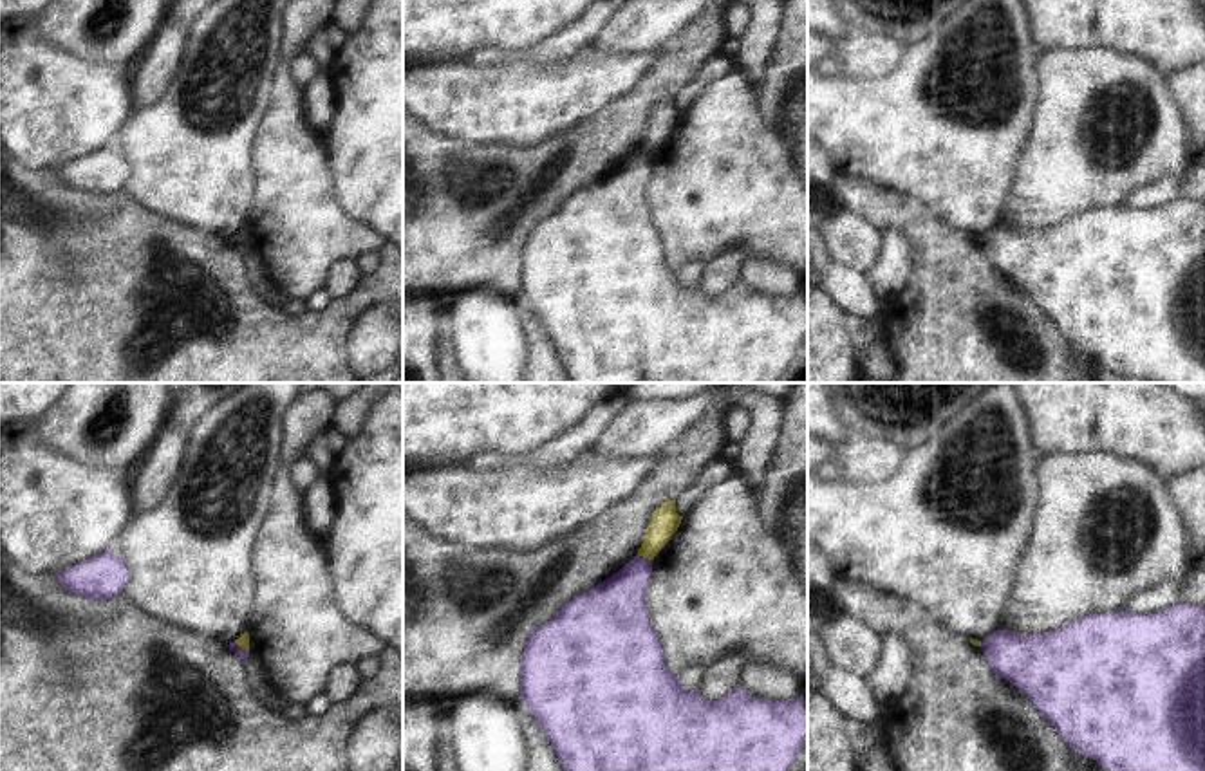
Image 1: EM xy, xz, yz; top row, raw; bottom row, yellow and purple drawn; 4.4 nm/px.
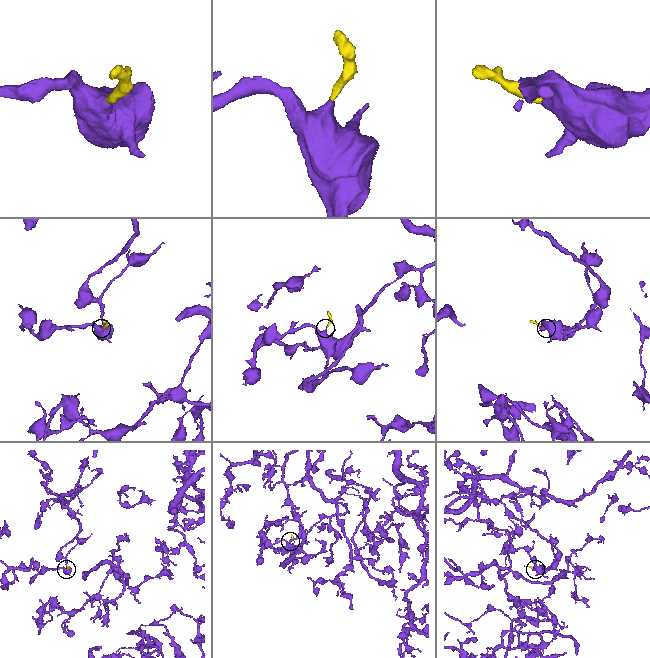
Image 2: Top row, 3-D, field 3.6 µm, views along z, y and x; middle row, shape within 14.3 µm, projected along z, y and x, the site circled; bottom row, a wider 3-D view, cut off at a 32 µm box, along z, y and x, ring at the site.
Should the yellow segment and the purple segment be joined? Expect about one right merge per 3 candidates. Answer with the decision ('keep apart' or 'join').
keep apart

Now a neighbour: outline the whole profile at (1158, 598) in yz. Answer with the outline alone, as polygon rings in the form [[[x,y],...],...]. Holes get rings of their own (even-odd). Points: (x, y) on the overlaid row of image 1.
[[[1182,580],[1180,581],[1162,581],[1133,596],[1129,603],[1129,610],[1136,614],[1156,614],[1178,603],[1180,594],[1182,594]]]

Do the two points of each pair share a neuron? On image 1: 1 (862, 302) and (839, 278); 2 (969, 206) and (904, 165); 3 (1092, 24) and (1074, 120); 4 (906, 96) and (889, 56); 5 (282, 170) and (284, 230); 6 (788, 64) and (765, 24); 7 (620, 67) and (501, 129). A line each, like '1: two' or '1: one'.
1: one
2: one
3: two
4: two
5: one
6: two
7: one

